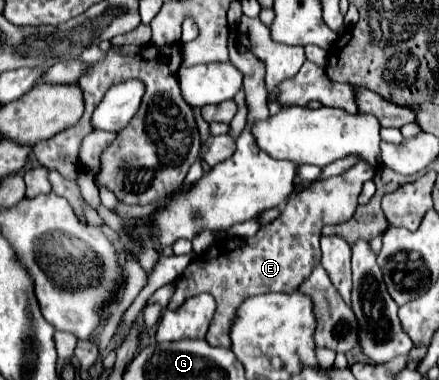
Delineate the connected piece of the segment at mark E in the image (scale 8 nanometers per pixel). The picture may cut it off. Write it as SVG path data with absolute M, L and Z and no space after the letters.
M358 161L354 167L350 167L348 171L344 171L342 175L330 177L330 179L322 179L322 181L312 181L310 185L306 185L302 191L294 193L294 199L290 199L290 203L286 203L286 207L282 207L282 213L278 219L274 219L270 225L262 227L256 235L252 237L224 237L214 241L204 253L200 253L182 273L182 277L178 277L178 287L176 293L172 295L168 309L178 309L186 299L200 295L200 293L210 293L216 299L216 317L210 323L206 341L212 347L232 347L230 341L230 331L232 331L232 323L236 319L236 311L238 307L254 295L260 293L290 293L296 291L314 271L314 267L320 263L320 245L318 239L322 235L322 227L324 225L336 225L336 223L344 223L346 219L350 219L358 207L358 195L362 189L362 183L374 177L374 169L368 163Z

